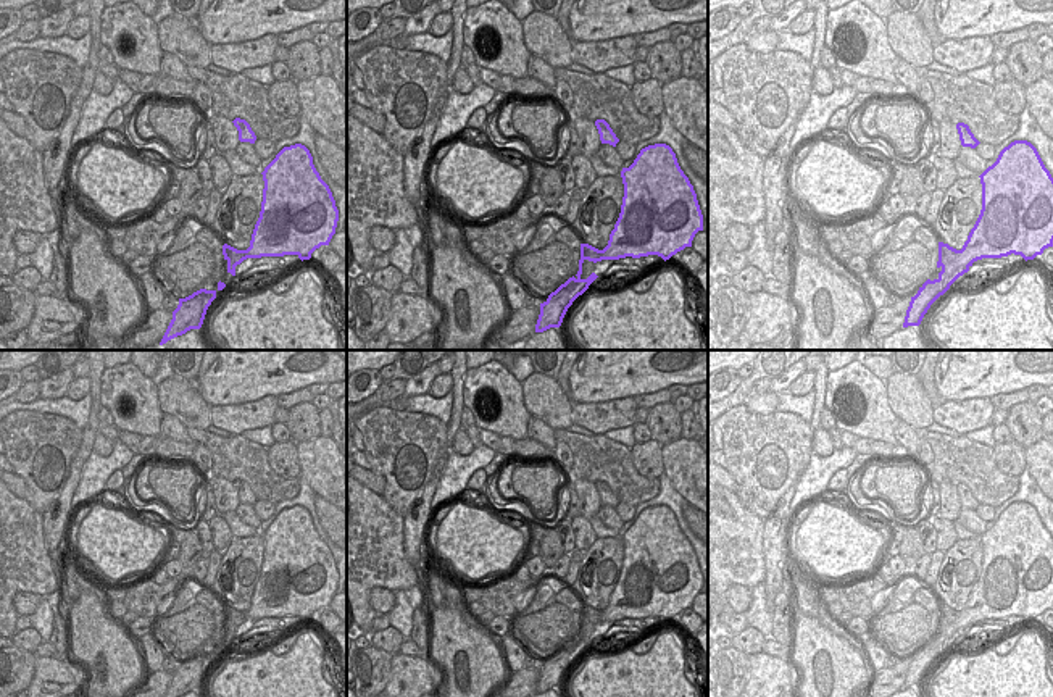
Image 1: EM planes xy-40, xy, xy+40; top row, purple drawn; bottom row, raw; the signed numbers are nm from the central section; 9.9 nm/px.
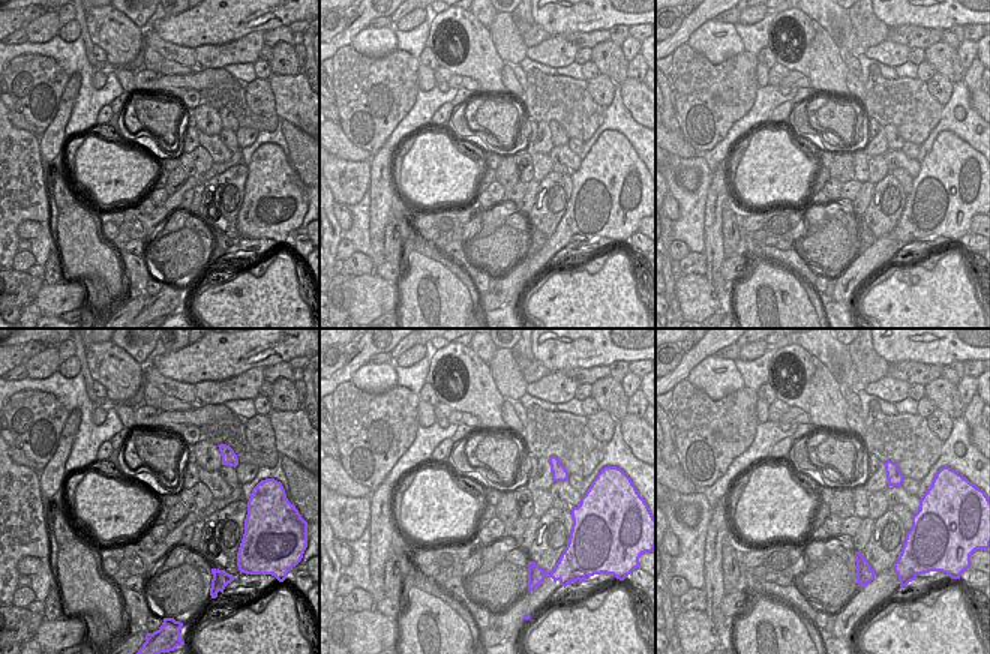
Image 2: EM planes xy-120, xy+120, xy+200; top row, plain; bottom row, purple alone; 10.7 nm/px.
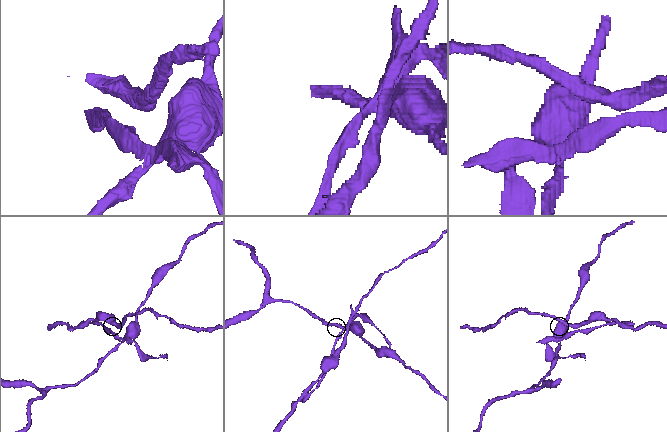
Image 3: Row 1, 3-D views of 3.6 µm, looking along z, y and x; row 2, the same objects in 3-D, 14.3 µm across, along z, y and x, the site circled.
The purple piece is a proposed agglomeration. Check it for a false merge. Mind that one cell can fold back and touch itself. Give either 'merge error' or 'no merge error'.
merge error

